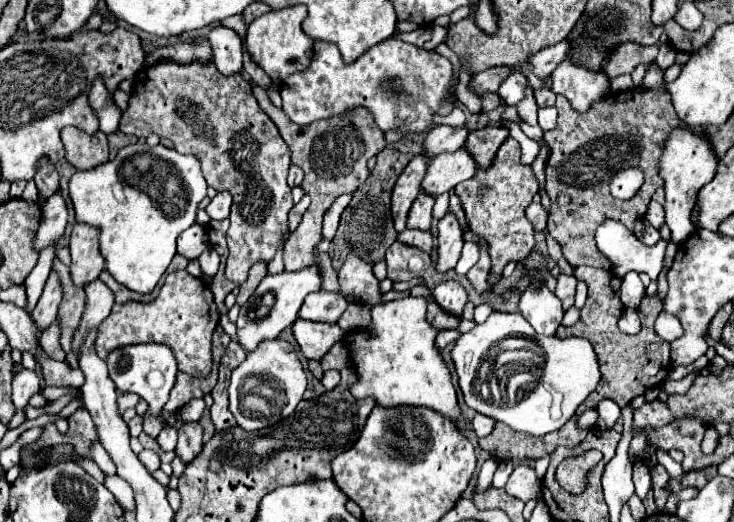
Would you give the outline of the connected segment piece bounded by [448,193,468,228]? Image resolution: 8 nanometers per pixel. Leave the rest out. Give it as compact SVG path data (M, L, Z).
M451 193L450 195L450 202L449 202L448 210L456 216L462 228L466 228L468 226L465 213L462 209L461 201L459 197L455 195L455 193Z

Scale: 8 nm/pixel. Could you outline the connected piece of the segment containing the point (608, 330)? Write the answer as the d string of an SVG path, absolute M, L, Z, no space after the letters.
M575 267L575 277L579 277L581 281L587 283L589 287L589 297L581 309L581 319L573 325L573 327L559 327L557 329L557 337L565 339L565 337L585 337L597 357L599 357L599 369L601 369L601 381L597 385L597 389L585 399L585 405L581 405L581 409L577 409L575 419L579 419L579 415L587 409L597 407L597 403L605 397L615 397L615 403L625 407L627 403L631 403L631 399L635 399L637 395L643 395L649 387L657 387L669 373L669 343L663 339L657 339L657 335L653 337L653 321L657 319L657 315L663 309L663 303L655 297L643 297L641 309L639 309L639 317L641 317L641 331L639 335L626 335L619 331L617 321L623 313L623 305L619 301L619 287L621 281L605 269L595 269L595 267Z

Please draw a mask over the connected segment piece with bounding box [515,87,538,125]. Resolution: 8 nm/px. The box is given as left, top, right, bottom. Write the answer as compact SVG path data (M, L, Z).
M527 87L525 90L525 98L515 105L520 118L529 125L538 124L537 108L533 107L533 101L535 101L533 89Z

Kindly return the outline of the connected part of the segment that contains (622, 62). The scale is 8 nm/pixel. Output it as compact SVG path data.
M637 43L621 45L611 55L611 59L603 67L603 71L609 77L617 77L621 73L631 73L637 65L649 65L657 57L657 49L659 49L659 45L653 45L653 47L641 47Z

